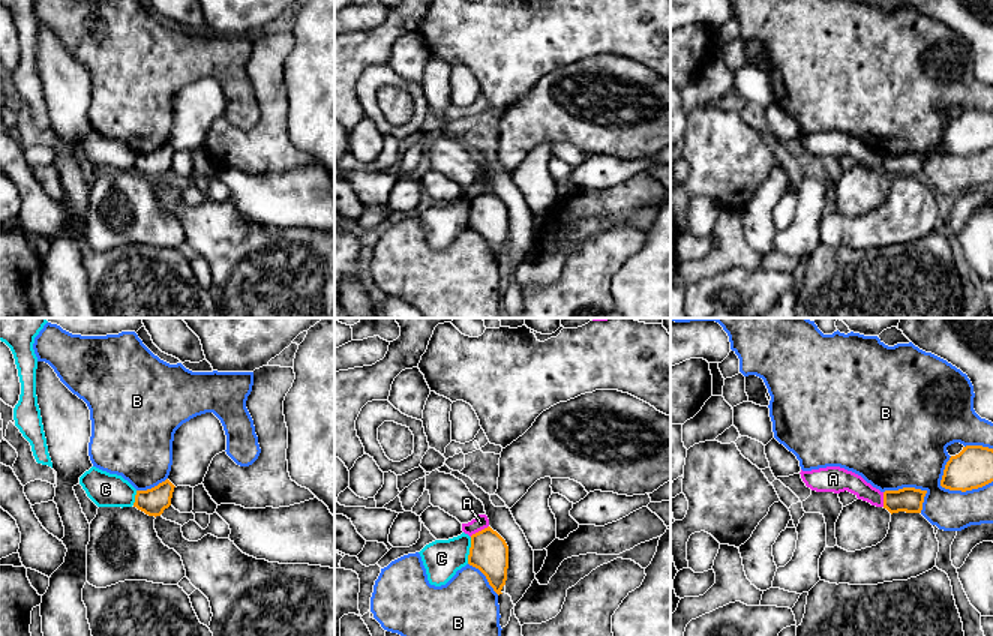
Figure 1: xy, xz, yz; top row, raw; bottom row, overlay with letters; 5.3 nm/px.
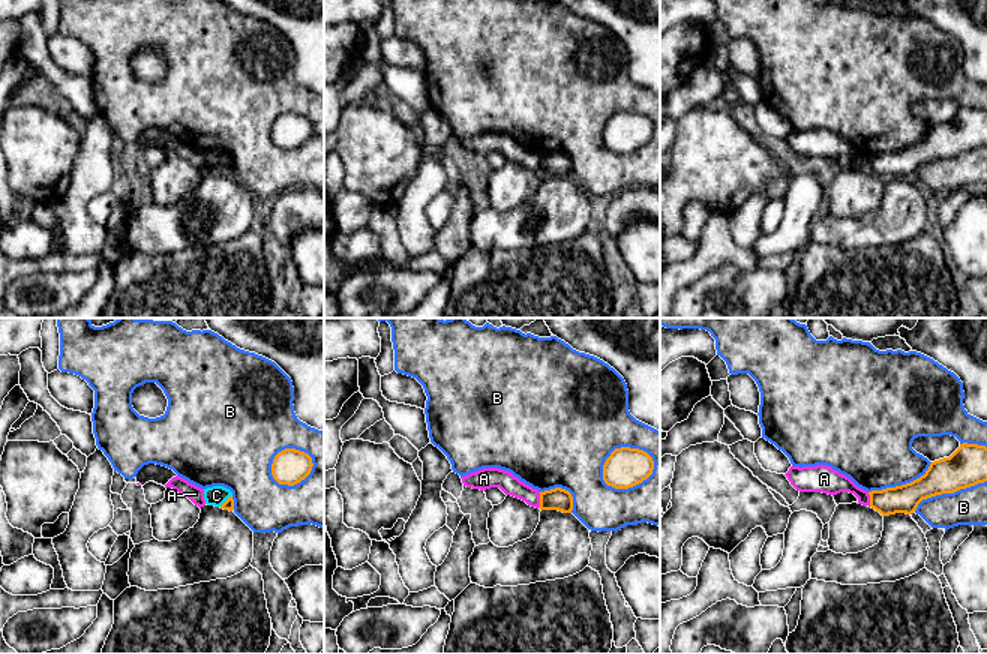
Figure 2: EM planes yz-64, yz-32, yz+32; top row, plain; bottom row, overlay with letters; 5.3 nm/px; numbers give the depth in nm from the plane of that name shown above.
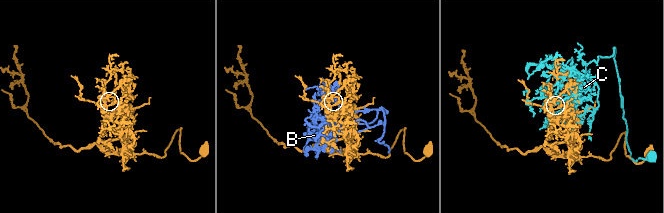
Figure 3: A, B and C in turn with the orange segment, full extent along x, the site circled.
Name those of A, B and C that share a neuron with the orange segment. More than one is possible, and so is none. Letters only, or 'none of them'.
none of them

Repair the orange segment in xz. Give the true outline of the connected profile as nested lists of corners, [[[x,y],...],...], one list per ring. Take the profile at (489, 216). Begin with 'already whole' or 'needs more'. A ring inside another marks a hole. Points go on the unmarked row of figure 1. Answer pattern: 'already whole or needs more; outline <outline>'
already whole; outline [[[490,190],[471,200],[468,228],[478,232],[500,260],[507,244],[508,210]]]

